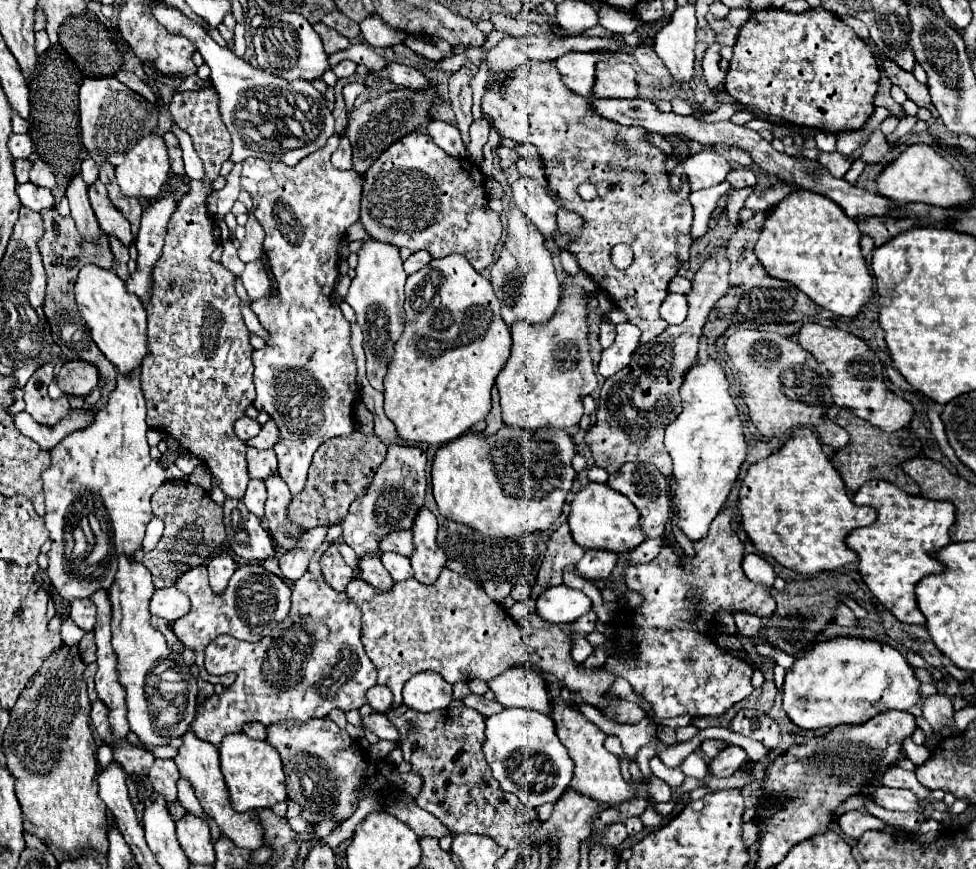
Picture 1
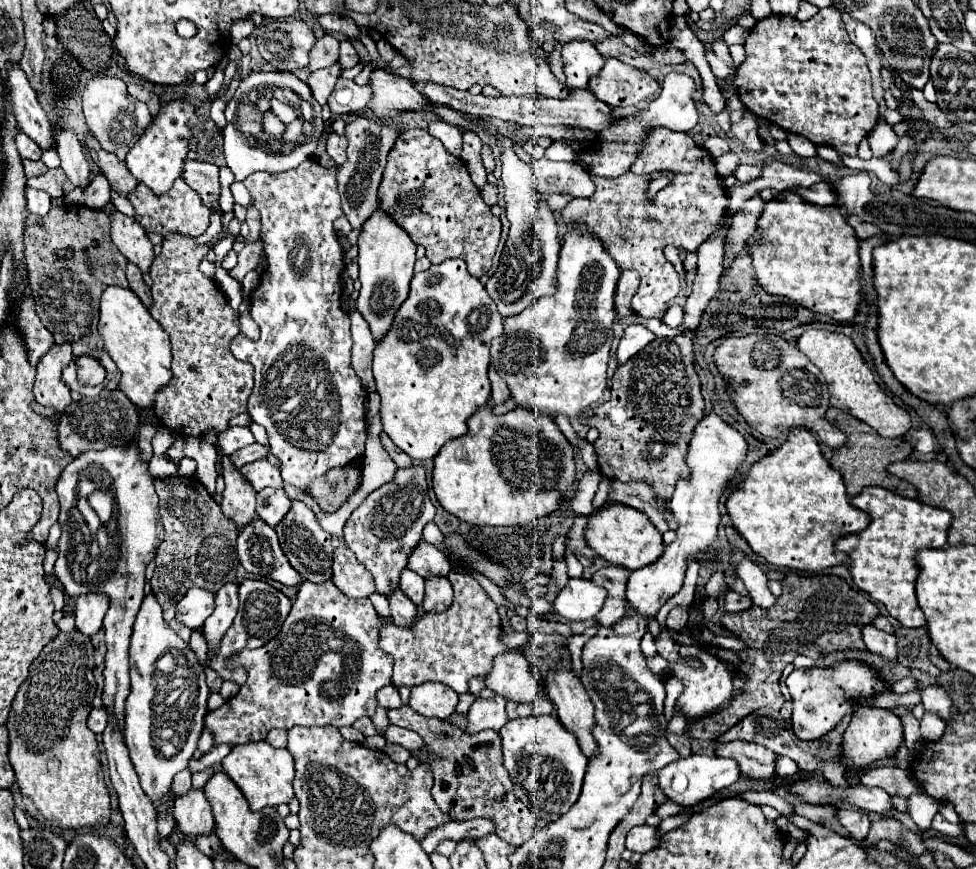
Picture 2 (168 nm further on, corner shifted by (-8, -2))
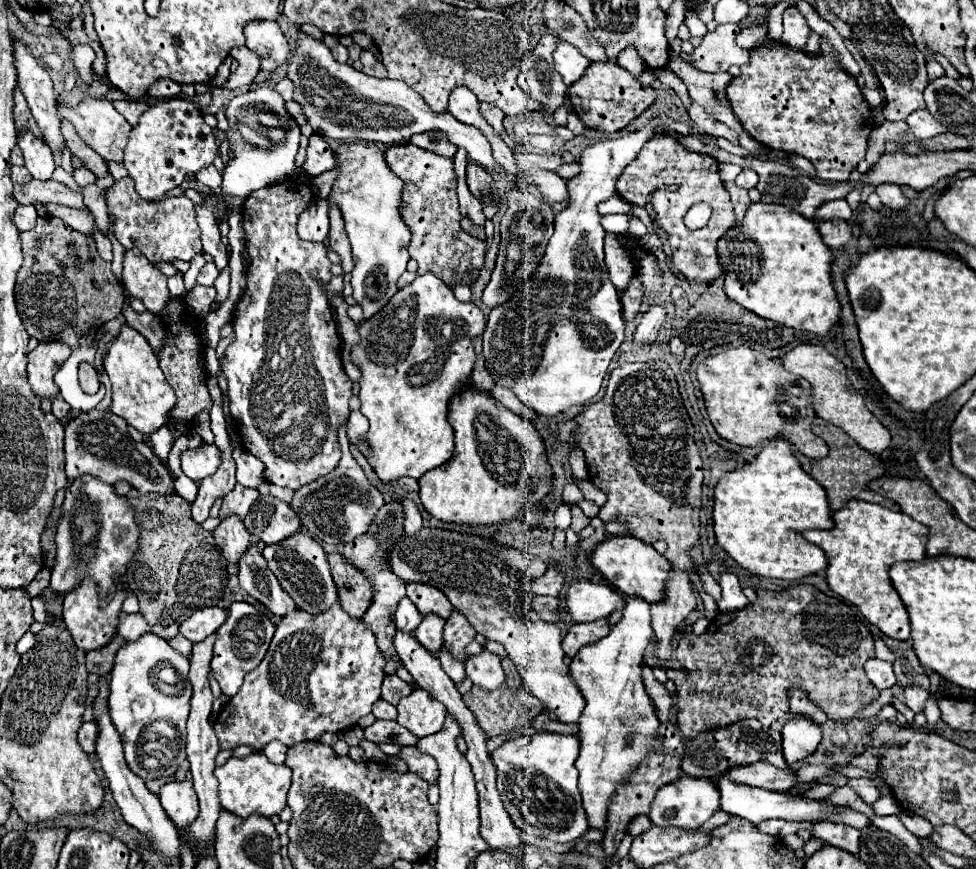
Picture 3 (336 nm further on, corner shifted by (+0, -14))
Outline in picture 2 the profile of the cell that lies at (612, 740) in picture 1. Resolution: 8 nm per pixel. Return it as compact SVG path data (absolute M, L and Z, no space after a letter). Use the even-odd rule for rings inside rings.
M690 755L686 759L680 759L672 765L667 765L658 771L660 789L668 795L668 799L692 807L700 803L702 799L712 797L716 791L730 787L740 779L740 767L736 767L734 759L722 759L722 757L708 757L708 755Z

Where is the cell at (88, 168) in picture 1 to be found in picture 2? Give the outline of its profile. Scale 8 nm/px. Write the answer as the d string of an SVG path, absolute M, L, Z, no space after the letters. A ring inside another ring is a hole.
M98 173L88 189L82 193L80 203L90 209L102 209L102 205L110 203L110 183L102 173Z

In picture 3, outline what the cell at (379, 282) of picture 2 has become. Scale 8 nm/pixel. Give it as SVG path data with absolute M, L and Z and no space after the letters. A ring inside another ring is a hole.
M364 141L342 143L334 151L334 157L338 175L326 201L336 205L342 213L354 255L354 299L364 309L364 319L368 319L396 293L396 281L406 271L410 259L410 231L402 217L402 181L390 171L384 151L378 145Z

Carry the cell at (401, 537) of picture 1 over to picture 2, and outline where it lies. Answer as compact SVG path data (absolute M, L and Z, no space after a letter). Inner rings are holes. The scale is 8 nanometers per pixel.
M420 541L416 551L412 551L412 557L408 559L408 567L422 577L450 573L450 563L446 561L444 553L426 541Z

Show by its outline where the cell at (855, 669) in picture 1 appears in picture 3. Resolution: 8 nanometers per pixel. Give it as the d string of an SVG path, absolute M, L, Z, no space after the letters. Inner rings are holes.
M792 717L784 727L782 727L782 751L784 751L784 761L796 763L812 755L822 739L822 729L820 725L812 723L806 717Z

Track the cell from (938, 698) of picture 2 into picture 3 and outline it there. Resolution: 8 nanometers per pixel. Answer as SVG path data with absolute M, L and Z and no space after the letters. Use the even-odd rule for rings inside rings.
M910 685L904 689L904 703L914 711L914 713L920 713L924 711L924 703L926 699L930 697L930 693L922 687L916 687L916 685Z

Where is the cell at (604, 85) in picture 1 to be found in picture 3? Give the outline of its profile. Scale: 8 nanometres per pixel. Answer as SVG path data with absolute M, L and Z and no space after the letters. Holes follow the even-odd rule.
M600 61L590 63L586 73L568 87L568 97L572 111L586 127L610 135L614 131L626 129L636 117L640 117L656 101L656 89L642 85L632 73L622 69L616 61Z

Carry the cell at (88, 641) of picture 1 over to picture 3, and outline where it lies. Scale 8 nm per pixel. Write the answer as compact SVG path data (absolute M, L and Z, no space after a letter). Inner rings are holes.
M114 637L112 643L108 643L106 647L98 649L98 651L90 651L86 653L86 669L88 673L96 671L96 675L108 675L114 667L114 657L116 657L116 651L124 645L126 641L122 637Z

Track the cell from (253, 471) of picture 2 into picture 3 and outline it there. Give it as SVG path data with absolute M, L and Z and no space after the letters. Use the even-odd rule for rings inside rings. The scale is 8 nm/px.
M236 483L236 487L224 495L222 499L222 507L220 507L220 519L224 519L226 515L236 515L238 519L244 519L250 505L258 499L258 491L256 489L248 489L240 483Z

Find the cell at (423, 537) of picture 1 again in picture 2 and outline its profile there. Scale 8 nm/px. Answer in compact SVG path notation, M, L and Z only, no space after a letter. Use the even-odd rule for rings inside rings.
M432 575L432 579L426 579L426 595L422 609L424 611L444 611L452 603L452 587L450 581L442 575Z

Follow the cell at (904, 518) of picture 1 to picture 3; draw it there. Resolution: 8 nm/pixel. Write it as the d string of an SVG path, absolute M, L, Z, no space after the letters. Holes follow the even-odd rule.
M848 501L842 509L832 511L832 519L834 519L834 527L828 531L804 531L804 539L818 545L828 559L828 567L824 571L826 575L826 583L828 587L844 597L846 601L850 601L852 605L856 605L860 609L860 613L872 623L876 625L884 635L888 635L890 639L900 639L906 641L910 637L910 619L906 613L906 607L902 605L902 599L898 597L898 593L894 591L890 577L888 577L888 569L894 561L920 561L926 557L926 539L928 539L928 527L924 527L922 523L914 521L912 517L904 515L904 513L894 513L886 507L880 505L872 505L866 501Z

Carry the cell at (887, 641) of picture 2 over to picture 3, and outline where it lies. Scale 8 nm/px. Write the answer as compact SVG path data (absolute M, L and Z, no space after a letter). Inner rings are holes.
M868 659L868 663L864 665L868 679L878 687L878 689L888 689L896 683L894 671L892 671L892 663L888 661L880 661L880 659Z

